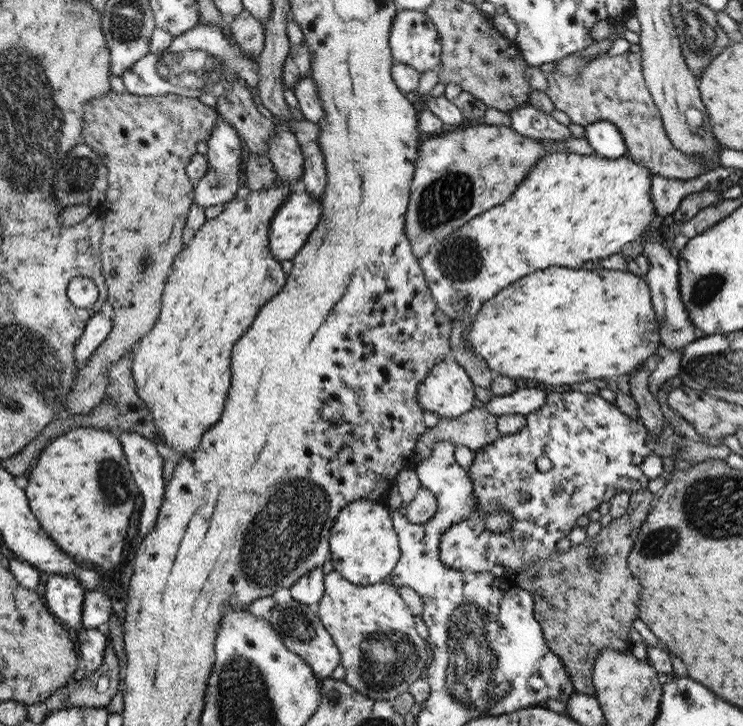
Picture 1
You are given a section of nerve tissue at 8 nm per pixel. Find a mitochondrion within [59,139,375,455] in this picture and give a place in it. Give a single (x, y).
(145, 262)

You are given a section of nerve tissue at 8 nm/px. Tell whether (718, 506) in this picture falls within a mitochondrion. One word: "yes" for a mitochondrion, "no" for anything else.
yes

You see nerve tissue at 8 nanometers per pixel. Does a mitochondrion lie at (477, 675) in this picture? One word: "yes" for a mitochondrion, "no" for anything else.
yes

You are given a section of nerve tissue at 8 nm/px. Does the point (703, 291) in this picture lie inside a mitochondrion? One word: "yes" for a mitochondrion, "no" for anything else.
yes

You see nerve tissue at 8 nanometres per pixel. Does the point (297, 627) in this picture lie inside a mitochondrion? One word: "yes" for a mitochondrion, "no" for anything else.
yes

